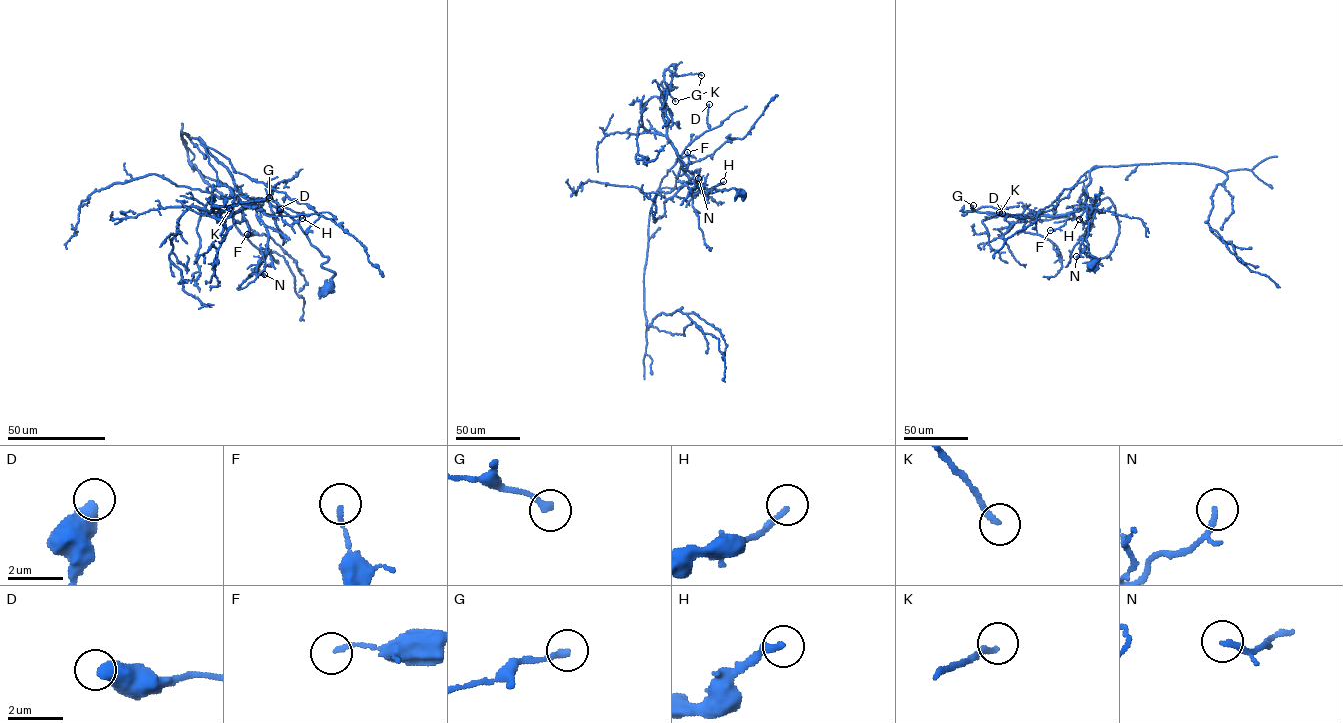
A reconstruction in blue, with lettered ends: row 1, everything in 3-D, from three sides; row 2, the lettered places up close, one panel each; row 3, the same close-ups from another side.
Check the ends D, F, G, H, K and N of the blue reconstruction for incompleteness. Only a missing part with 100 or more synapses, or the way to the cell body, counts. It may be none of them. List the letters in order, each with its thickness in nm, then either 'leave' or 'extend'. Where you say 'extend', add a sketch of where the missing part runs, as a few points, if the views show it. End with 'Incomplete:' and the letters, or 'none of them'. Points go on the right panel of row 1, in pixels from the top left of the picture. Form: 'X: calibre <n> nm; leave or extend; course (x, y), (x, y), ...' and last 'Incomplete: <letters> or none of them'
D: calibre 550 nm; leave
F: calibre 150 nm; leave
G: calibre 240 nm; leave
H: calibre 220 nm; leave
K: calibre 220 nm; leave
N: calibre 190 nm; leave
Incomplete: none of them

